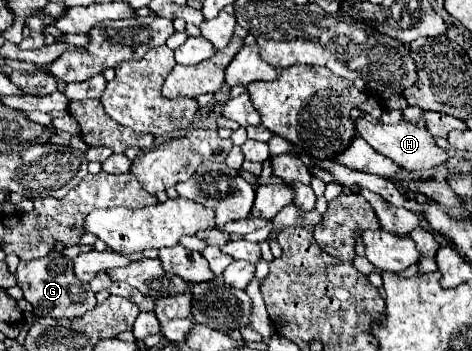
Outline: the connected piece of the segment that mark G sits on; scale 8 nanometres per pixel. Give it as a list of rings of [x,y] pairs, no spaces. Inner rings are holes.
[[[54,249],[50,255],[30,261],[20,261],[18,265],[18,287],[24,291],[24,299],[34,305],[36,317],[54,317],[54,319],[74,319],[96,307],[94,291],[76,279],[72,271],[72,261],[62,255],[62,249]]]

